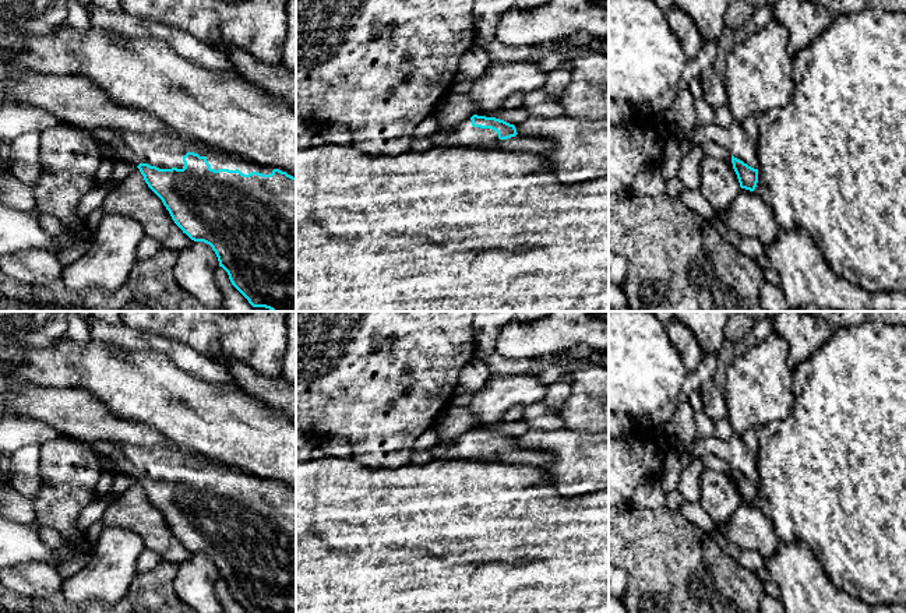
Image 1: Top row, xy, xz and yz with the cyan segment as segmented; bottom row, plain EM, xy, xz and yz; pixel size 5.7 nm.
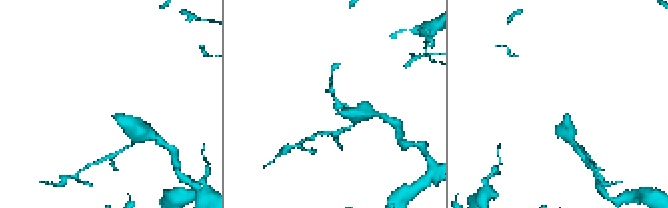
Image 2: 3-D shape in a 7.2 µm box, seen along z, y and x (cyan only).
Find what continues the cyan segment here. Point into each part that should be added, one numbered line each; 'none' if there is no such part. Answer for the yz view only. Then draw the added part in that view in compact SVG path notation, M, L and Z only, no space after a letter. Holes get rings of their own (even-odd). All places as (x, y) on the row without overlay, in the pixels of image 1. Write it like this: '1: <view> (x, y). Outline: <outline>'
1: yz (740, 453). Outline: M748 429L743 436L733 436L727 440L716 436L698 438L692 447L692 458L702 458L706 454L725 459L734 471L759 482L757 468L758 429Z

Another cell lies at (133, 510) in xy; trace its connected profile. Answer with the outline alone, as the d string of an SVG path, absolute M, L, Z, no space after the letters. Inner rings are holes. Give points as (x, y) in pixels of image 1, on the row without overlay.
M138 480L107 505L103 524L133 531L147 549L176 566L191 556L191 552L174 536L162 512L148 500Z

